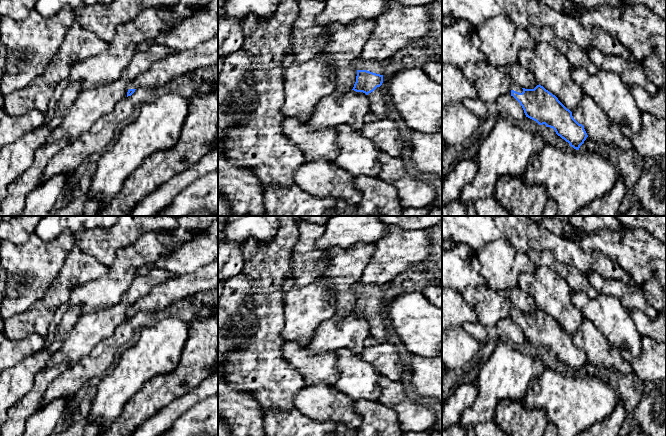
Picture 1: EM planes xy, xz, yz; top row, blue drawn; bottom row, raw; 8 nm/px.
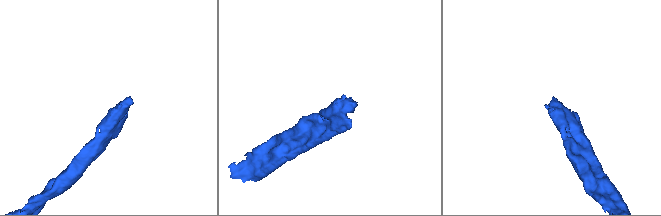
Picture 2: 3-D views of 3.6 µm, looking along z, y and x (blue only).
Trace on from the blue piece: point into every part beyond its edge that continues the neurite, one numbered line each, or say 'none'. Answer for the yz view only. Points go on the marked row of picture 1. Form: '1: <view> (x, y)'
1: yz (515, 87)

